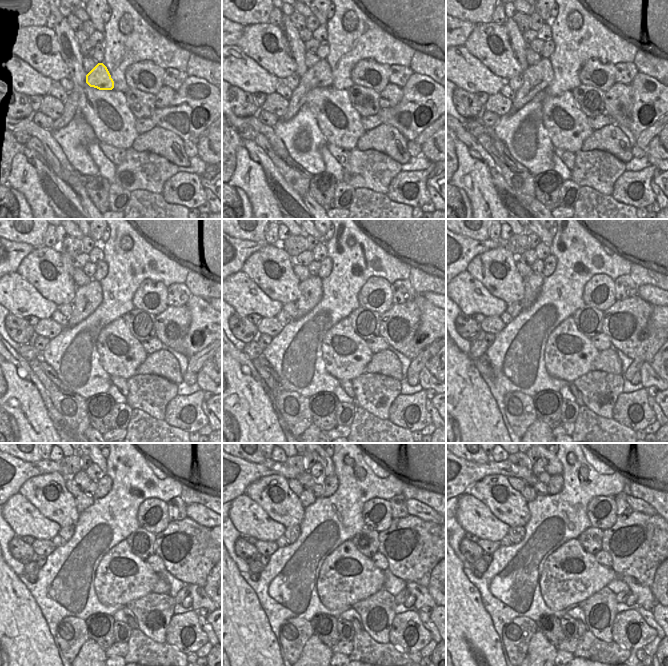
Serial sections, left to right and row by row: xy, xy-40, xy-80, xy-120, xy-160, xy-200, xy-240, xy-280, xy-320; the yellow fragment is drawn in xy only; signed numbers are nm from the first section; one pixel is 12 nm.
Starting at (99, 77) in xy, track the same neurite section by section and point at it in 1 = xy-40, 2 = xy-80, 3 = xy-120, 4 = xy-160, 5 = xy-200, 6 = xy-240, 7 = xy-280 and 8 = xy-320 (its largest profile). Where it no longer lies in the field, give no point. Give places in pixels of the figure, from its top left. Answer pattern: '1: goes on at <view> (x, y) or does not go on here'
1: goes on at xy-40 (318, 76)
2: goes on at xy-80 (538, 76)
3: goes on at xy-120 (88, 298)
4: goes on at xy-160 (311, 294)
5: goes on at xy-200 (532, 283)
6: goes on at xy-240 (83, 501)
7: goes on at xy-280 (306, 497)
8: goes on at xy-320 (528, 493)

